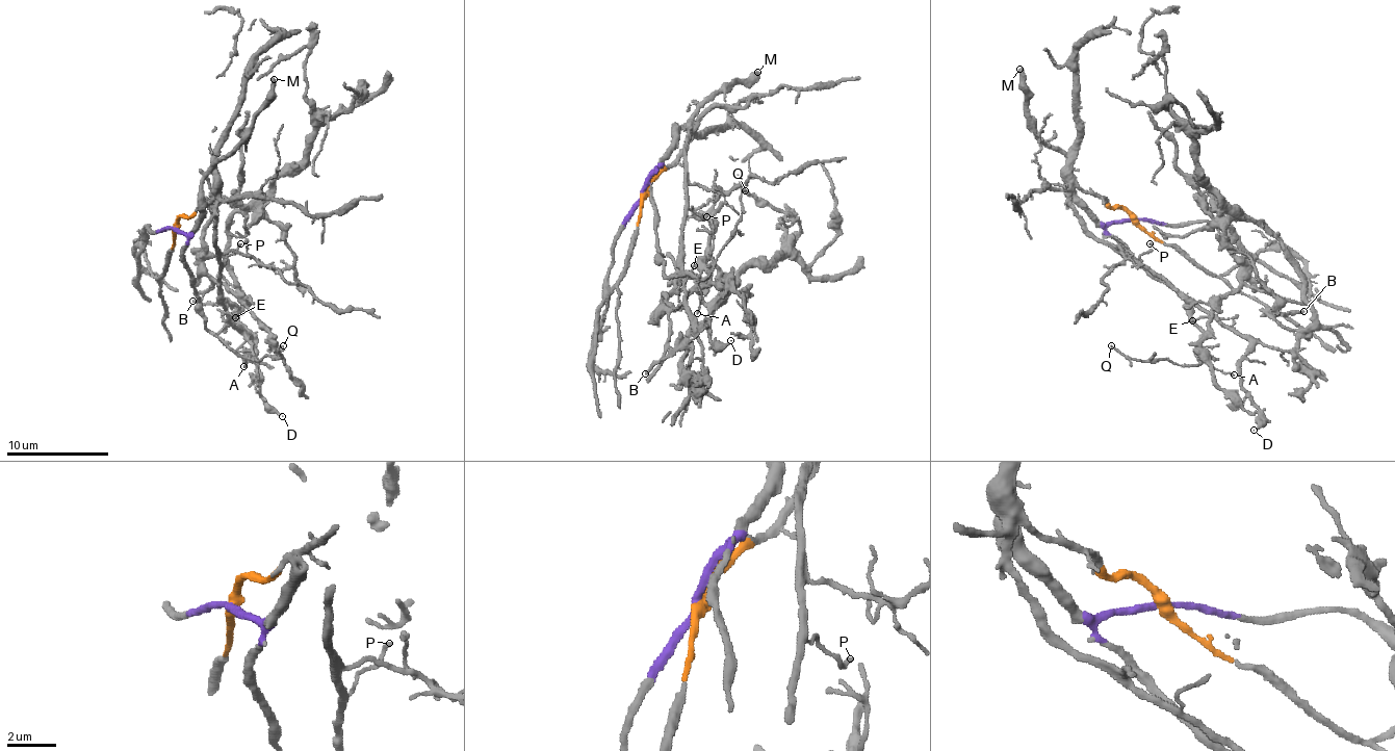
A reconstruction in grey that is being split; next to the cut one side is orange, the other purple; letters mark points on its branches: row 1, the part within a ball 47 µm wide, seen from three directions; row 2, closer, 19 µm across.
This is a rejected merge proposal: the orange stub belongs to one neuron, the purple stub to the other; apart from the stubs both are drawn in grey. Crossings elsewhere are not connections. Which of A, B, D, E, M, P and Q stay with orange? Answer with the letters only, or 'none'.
B, D, E, P

